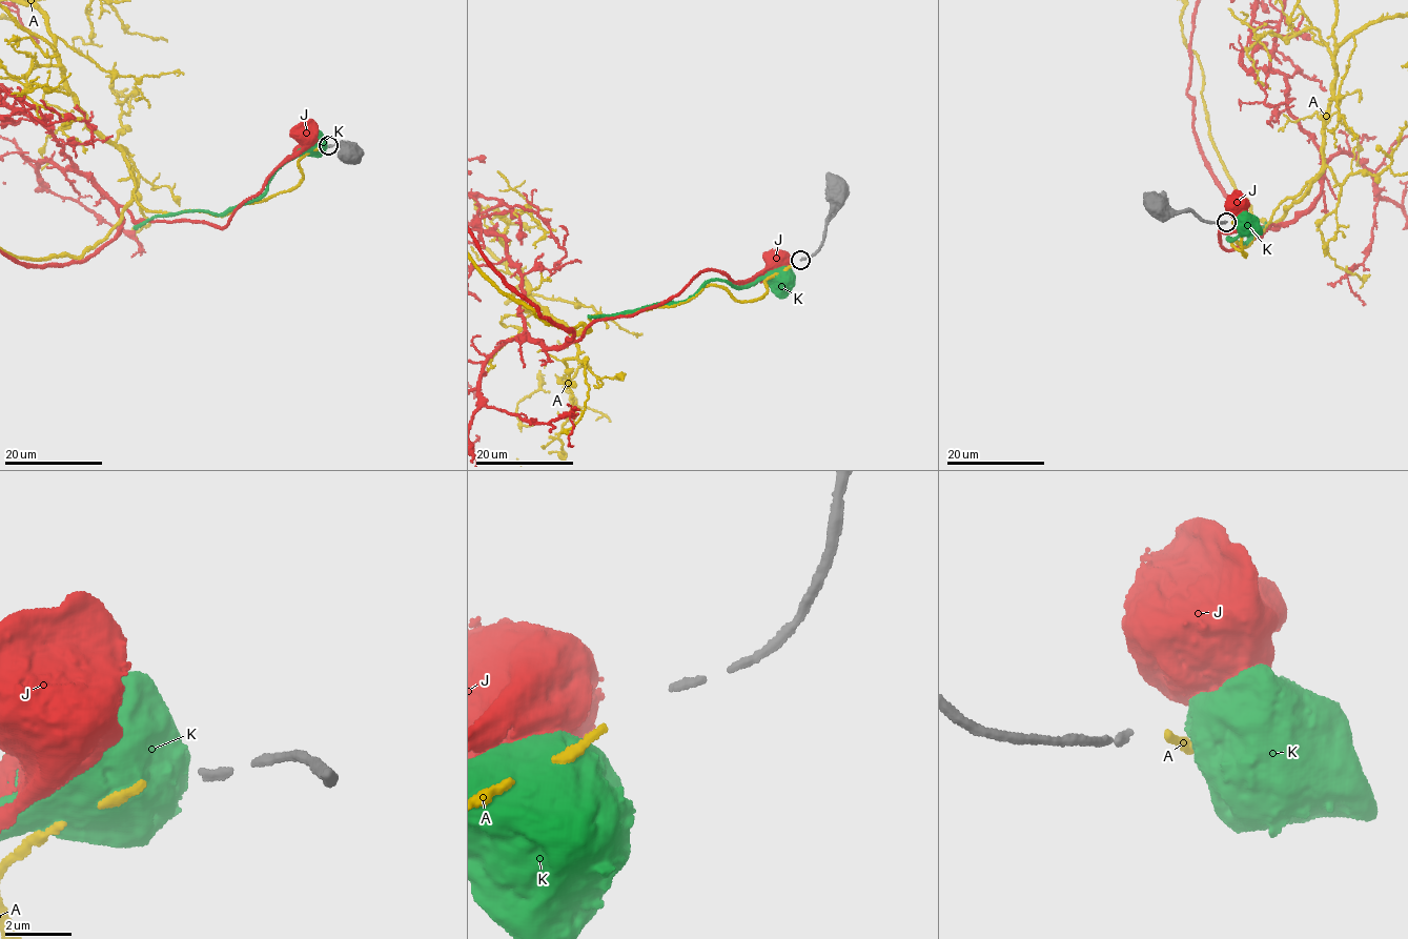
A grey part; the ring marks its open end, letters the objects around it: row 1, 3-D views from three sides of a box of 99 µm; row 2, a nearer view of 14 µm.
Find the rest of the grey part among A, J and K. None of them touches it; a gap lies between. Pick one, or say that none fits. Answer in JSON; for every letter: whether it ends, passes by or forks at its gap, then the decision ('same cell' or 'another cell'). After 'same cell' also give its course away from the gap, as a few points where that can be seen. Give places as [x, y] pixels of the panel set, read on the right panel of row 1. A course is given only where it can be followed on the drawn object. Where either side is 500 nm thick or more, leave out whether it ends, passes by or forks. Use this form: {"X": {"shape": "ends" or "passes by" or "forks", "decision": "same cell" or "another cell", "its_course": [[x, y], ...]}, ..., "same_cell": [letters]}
{"A": {"shape": "ends", "decision": "same cell"}, "J": {"decision": "another cell"}, "K": {"decision": "another cell"}, "same_cell": ["A"]}

